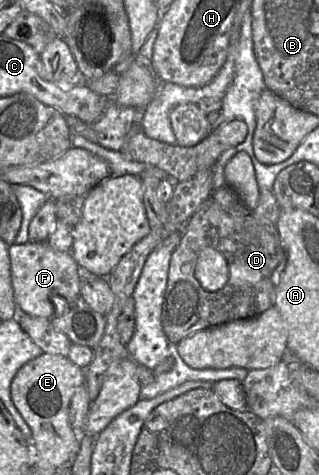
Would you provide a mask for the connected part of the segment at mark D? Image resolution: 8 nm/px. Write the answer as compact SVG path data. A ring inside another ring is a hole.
M211 196L191 215L182 229L182 238L172 251L167 287L162 306L161 321L165 335L176 344L183 338L203 329L218 326L230 321L255 317L271 306L275 298L275 278L285 265L285 247L279 235L270 231L234 233L237 217L228 214ZM211 247L219 251L228 266L228 279L225 285L216 291L207 291L195 276L200 251Z

